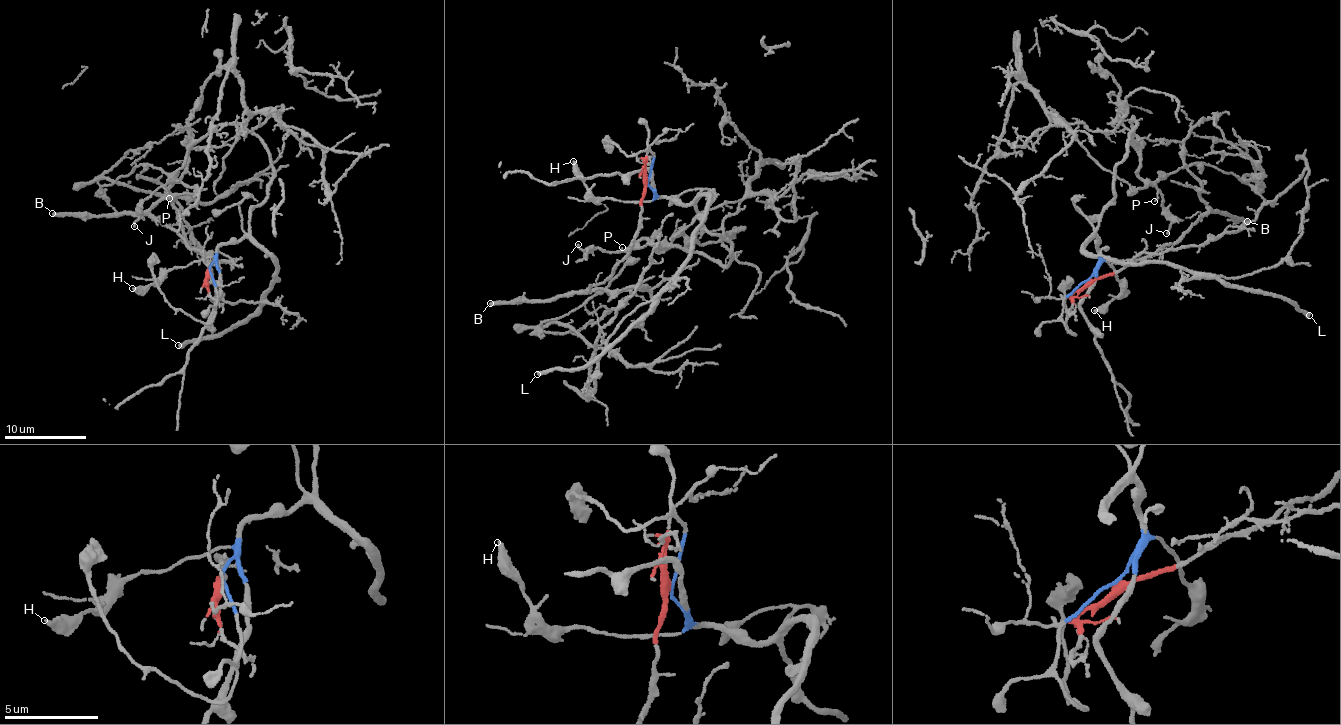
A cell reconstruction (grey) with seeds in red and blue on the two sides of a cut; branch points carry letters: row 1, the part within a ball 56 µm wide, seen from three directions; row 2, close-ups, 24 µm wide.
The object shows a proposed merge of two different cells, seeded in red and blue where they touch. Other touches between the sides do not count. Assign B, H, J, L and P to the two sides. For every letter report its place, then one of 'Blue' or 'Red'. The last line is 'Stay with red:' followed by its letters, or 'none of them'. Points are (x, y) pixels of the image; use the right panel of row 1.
B: Place: (1247, 221). Red
H: Place: (1094, 310). Blue
J: Place: (1166, 233). Blue
L: Place: (1309, 315). Blue
P: Place: (1154, 201). Blue
Stay with red: B

